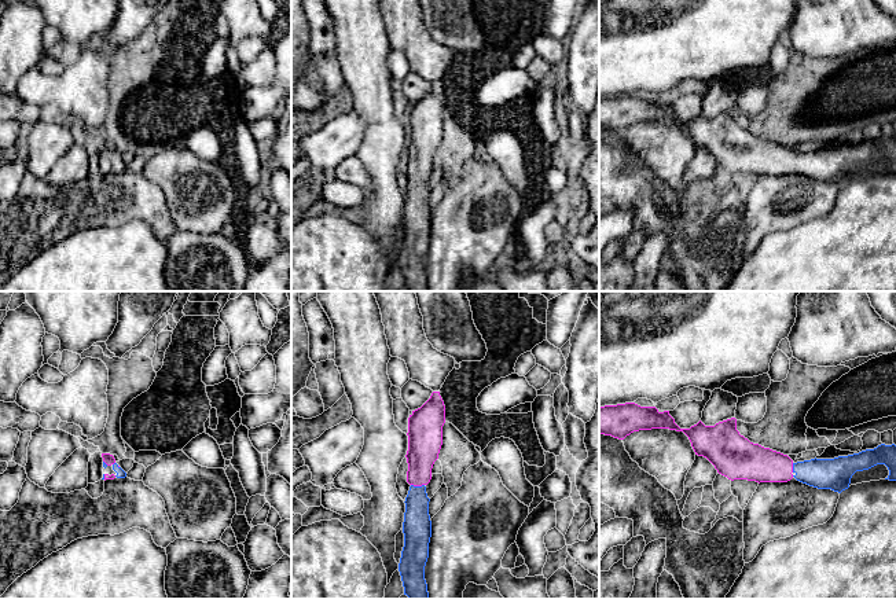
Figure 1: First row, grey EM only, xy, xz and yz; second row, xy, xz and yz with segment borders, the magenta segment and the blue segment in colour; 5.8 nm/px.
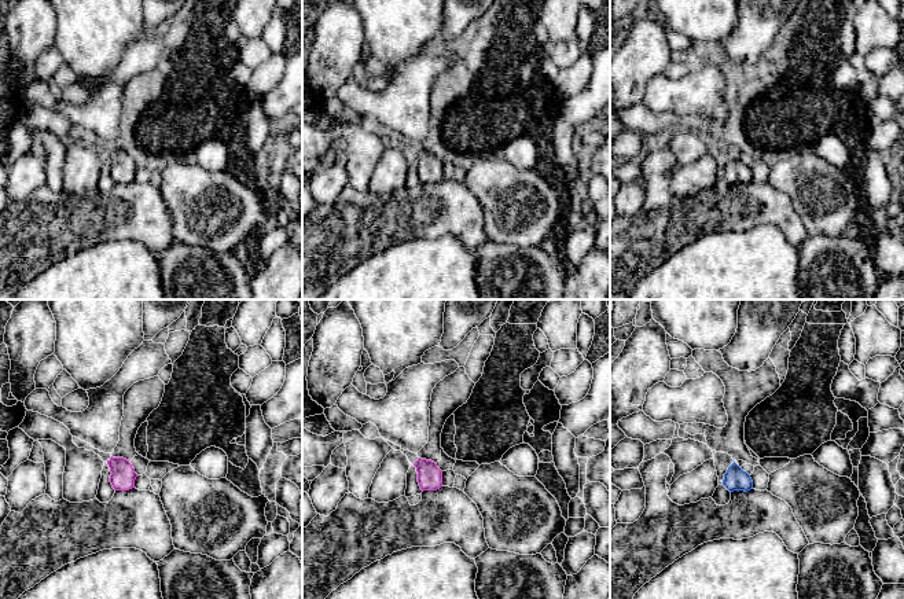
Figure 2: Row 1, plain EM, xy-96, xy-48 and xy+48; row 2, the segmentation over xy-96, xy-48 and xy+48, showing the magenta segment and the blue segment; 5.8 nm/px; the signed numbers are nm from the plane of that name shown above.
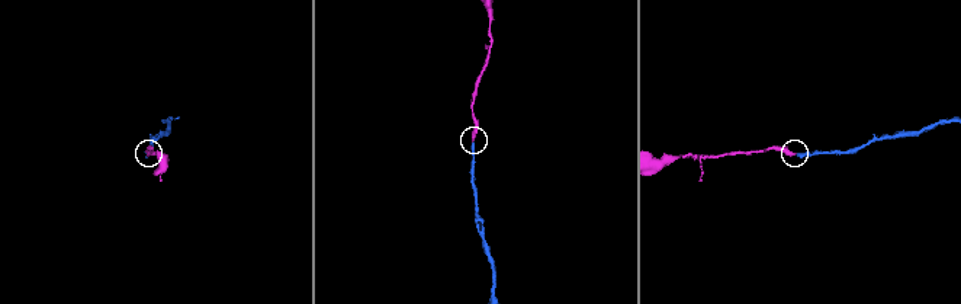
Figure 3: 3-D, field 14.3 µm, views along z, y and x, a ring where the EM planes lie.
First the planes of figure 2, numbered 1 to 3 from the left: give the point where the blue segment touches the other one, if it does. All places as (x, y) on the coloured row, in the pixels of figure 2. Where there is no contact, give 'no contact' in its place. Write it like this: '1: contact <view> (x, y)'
1: no contact
2: no contact
3: no contact

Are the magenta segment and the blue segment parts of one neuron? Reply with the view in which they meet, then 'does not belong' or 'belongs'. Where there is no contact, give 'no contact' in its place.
xz | belongs

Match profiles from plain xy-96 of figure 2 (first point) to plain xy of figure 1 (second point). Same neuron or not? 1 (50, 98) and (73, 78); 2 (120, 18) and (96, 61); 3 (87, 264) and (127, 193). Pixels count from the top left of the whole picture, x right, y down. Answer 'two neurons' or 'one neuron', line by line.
1: one neuron
2: two neurons
3: two neurons

